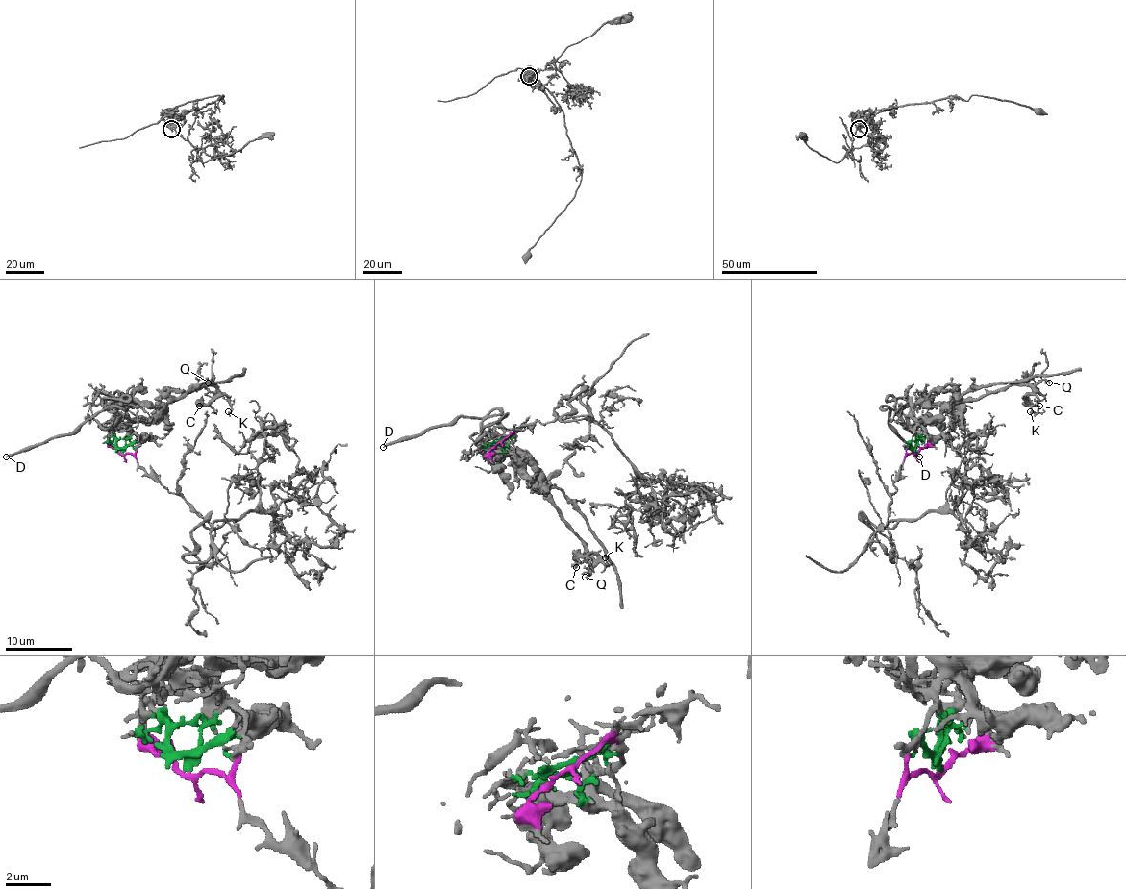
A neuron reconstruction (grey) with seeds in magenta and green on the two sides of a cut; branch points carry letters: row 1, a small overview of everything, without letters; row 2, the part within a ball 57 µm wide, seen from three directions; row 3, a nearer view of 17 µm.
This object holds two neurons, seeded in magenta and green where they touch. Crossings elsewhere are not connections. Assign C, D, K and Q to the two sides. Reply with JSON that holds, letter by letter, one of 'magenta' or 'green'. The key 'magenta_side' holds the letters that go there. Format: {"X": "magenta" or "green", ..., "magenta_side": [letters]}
{"C": "green", "D": "green", "K": "green", "Q": "green", "magenta_side": []}

